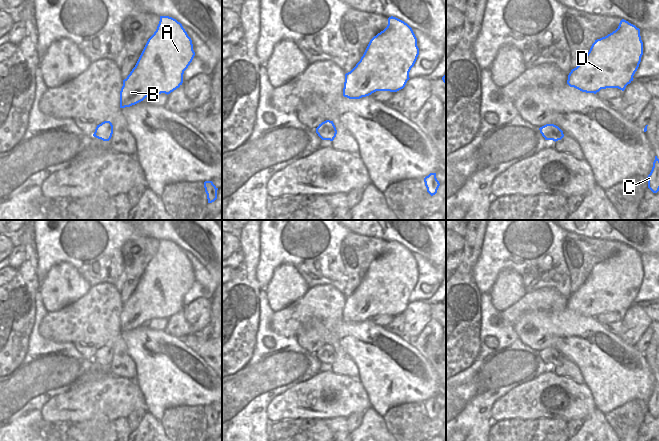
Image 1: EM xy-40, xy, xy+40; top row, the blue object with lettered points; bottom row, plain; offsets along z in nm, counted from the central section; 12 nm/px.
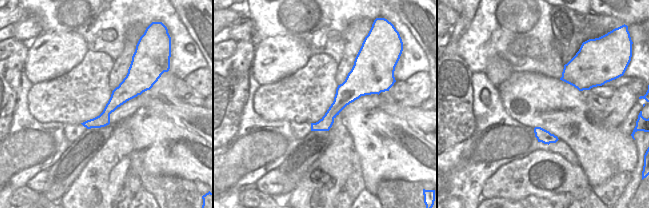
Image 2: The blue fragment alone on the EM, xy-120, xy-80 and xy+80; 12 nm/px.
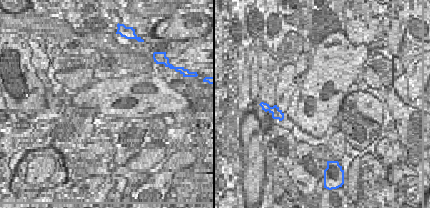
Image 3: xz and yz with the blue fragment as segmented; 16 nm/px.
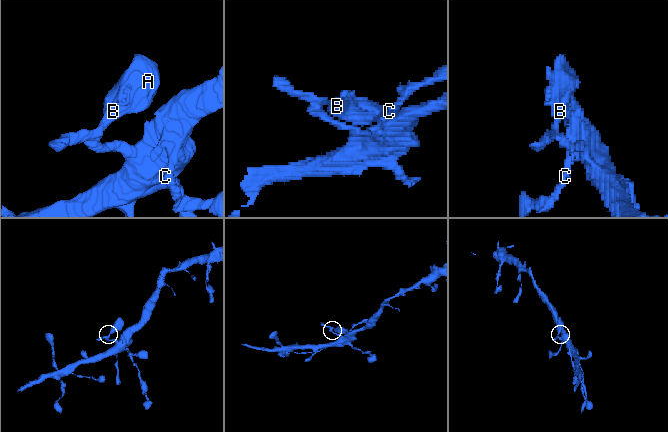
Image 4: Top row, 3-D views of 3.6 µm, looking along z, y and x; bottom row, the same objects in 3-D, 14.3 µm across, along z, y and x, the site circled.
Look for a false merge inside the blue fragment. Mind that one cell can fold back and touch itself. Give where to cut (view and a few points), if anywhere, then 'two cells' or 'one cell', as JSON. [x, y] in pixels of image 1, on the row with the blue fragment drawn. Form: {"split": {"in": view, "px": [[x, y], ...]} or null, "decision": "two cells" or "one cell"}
{"split": {"in": "xy+40", "px": [[562, 132], [549, 136], [546, 139]]}, "decision": "two cells"}

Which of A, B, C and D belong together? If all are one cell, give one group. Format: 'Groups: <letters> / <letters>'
Groups: A B D / C

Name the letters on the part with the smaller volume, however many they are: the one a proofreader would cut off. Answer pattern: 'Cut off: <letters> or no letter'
Cut off: A, B, D

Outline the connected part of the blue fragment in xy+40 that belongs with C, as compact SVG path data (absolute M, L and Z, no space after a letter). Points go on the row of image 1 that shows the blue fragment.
M655 156L653 162L653 167L650 174L647 177L648 188L653 192L657 193L659 191L659 159Z

